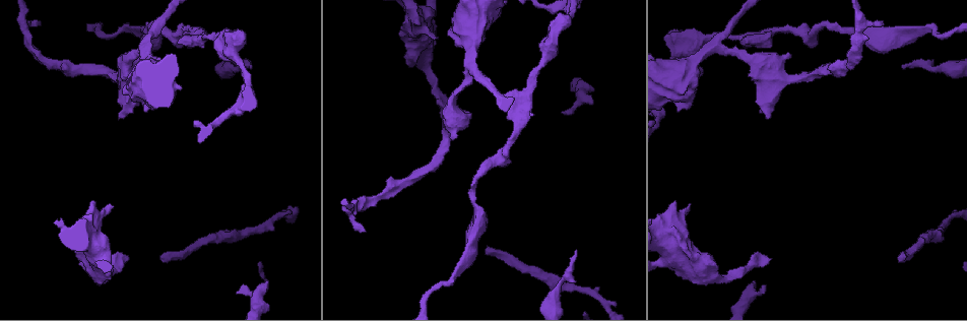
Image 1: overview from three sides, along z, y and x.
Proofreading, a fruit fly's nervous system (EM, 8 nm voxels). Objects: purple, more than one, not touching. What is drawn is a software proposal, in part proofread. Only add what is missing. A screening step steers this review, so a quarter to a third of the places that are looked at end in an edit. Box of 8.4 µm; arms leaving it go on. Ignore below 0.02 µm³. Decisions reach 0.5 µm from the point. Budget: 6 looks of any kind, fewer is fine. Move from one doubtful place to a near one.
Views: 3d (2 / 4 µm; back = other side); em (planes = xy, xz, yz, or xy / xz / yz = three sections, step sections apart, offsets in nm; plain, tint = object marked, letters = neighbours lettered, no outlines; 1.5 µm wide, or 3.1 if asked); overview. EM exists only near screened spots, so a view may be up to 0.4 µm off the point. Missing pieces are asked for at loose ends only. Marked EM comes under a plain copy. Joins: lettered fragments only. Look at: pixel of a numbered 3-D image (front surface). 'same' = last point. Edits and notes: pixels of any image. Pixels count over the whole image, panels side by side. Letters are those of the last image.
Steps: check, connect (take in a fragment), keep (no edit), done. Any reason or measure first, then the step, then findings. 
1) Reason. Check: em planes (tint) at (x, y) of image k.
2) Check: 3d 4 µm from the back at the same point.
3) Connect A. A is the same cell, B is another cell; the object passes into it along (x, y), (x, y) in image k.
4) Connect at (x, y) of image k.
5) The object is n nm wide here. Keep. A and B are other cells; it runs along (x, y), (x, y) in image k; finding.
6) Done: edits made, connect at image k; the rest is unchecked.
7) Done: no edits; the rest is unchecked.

Free end. Check: em xy step 8 (letters) at (485, 253) of image 1.

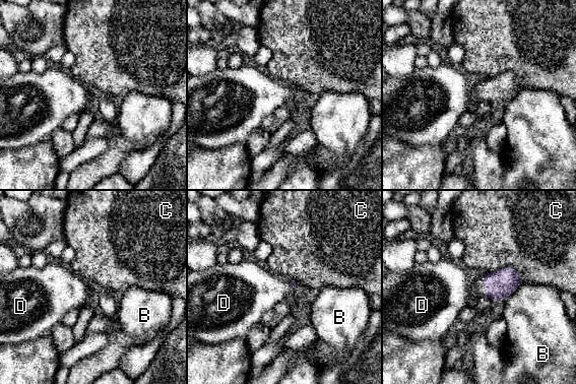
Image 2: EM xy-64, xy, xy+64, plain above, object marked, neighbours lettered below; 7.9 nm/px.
Connect D. D is the same cell, B and C are other cells; the object passes into it along (502, 283), (484, 282), (454, 292) in image 2; it goes on there.

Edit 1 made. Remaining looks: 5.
Tapers out. Check: em planes (letters) at (119, 257) of image 1.

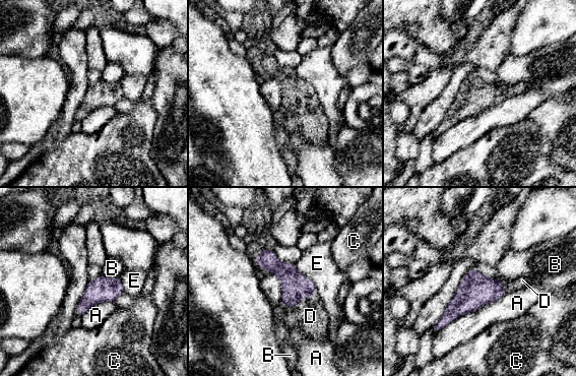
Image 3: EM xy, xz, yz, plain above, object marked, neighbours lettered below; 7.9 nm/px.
The object is 200 nm wide here. Connect D. D is the same cell, A, B, C and E are other cells; the object passes into it along (295, 286), (300, 298), (310, 316) in image 3; the neuron continues.

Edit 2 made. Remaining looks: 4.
Check: overview.

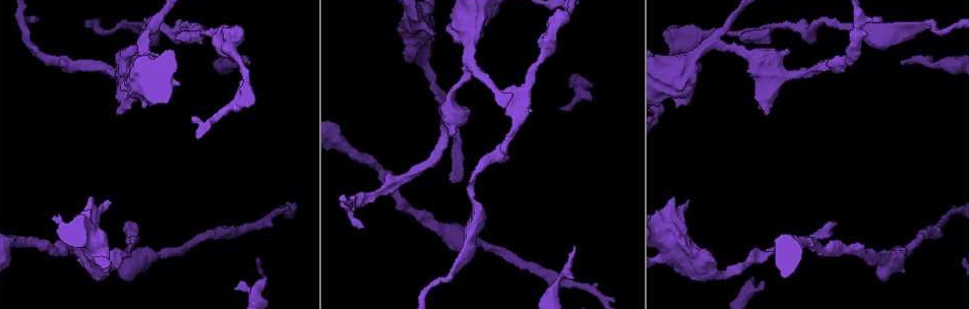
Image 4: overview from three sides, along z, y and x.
End of a long branch. Check: em xz step 8 (letters) at (129, 224) of image 4.

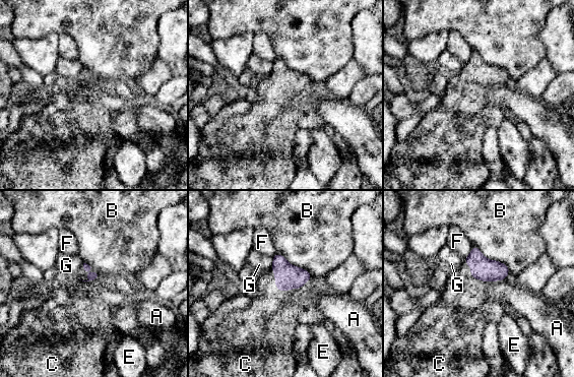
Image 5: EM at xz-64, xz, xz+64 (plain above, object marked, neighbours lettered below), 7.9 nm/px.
Check: em planes (letters) at the same point.

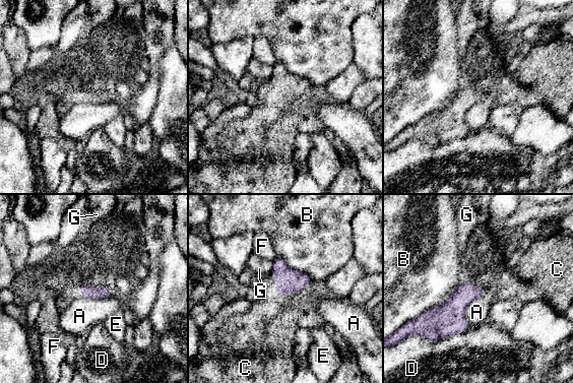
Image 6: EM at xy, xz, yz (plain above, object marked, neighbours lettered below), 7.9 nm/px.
Connect C. C is the same cell, A, B, D, E, F and G are other cells; the object passes into it along (288, 280), (283, 295), (272, 323) in image 6; the neuron continues.

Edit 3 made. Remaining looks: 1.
Done: edits made, connect at image 2, connect at image 3, connect at image 6; the rest is unchecked.

